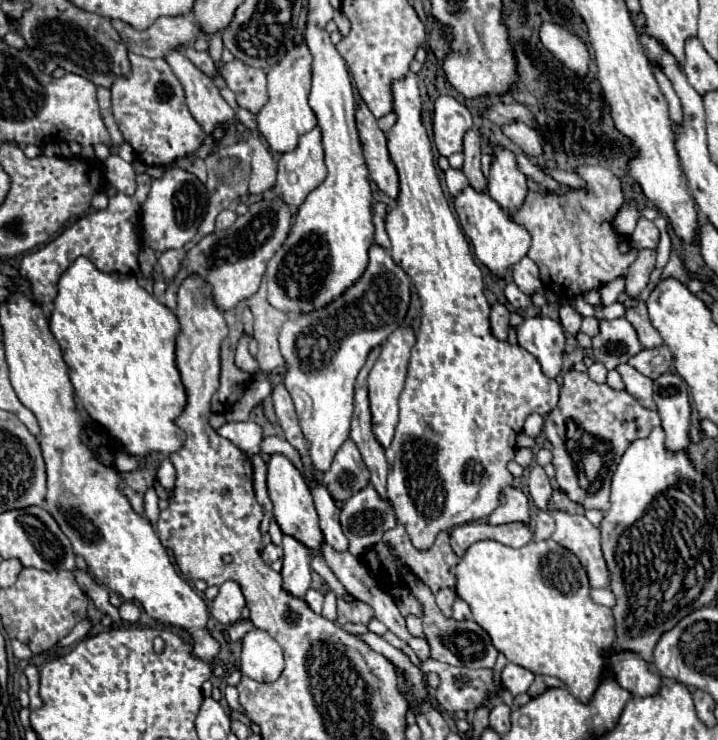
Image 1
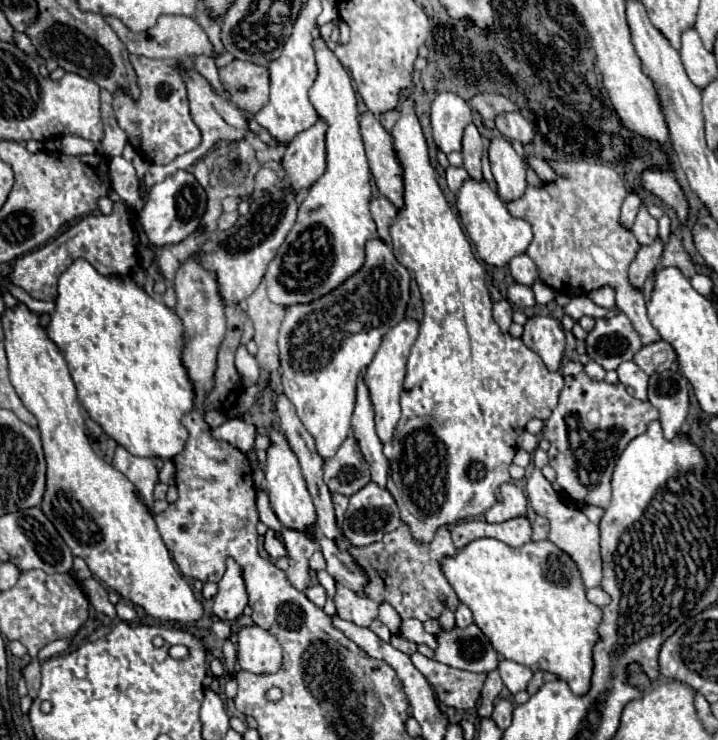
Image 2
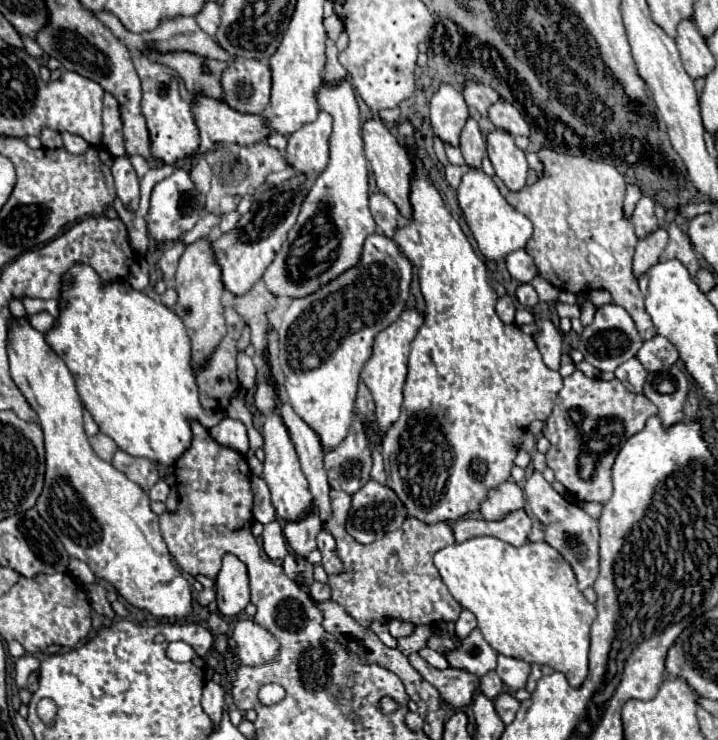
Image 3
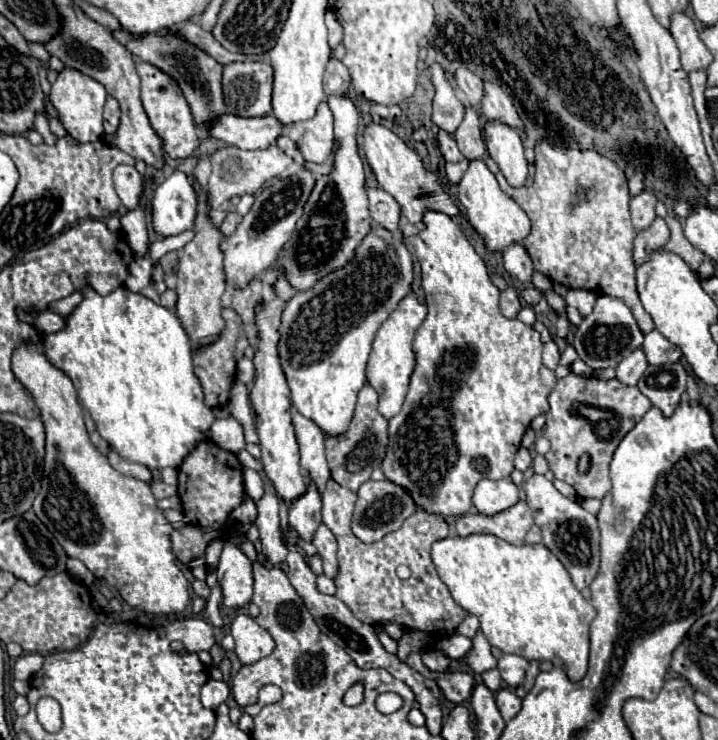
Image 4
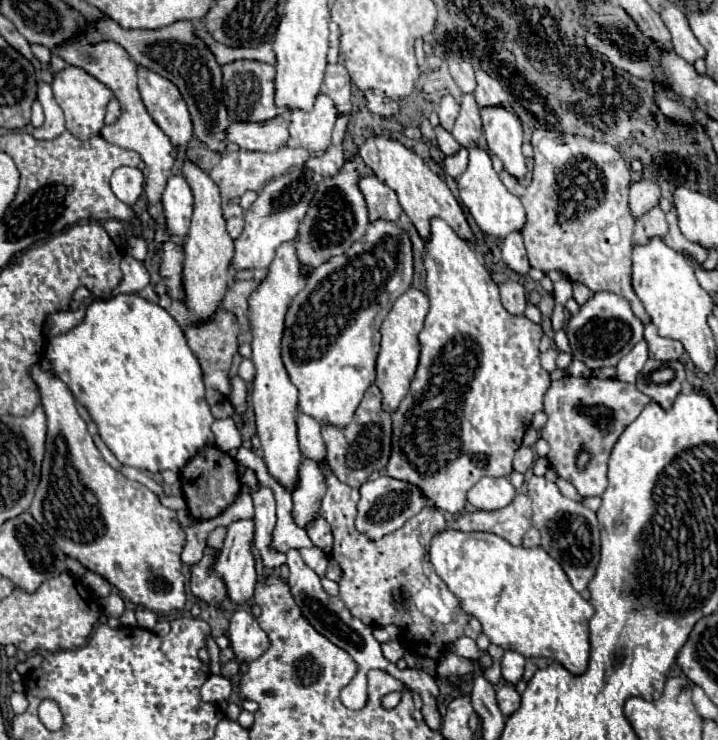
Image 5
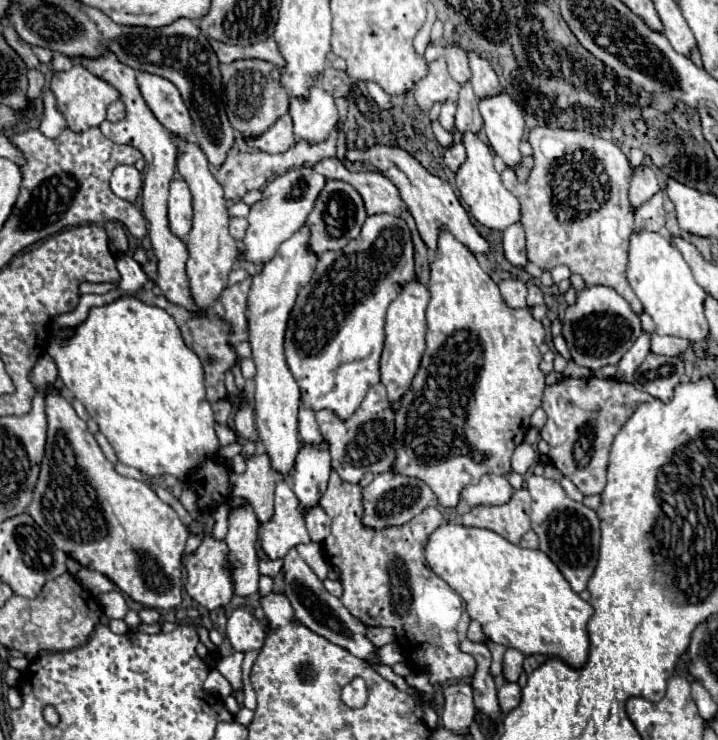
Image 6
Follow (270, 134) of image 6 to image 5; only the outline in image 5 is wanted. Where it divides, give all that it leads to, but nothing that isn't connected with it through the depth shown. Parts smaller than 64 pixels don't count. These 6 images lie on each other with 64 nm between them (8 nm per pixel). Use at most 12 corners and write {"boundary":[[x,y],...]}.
{"boundary":[[288,116],[266,124],[232,122],[228,140],[274,152],[290,140]]}

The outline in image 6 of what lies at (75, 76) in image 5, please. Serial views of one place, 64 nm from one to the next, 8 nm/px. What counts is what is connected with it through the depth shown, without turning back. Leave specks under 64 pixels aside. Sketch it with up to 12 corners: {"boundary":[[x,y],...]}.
{"boundary":[[80,62],[56,73],[50,89],[68,128],[106,120],[120,92]]}

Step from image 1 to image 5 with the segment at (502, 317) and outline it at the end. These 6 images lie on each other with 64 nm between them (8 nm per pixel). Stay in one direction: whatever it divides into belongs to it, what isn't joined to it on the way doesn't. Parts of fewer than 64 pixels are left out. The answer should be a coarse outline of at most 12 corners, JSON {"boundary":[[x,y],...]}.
{"boundary":[[518,282],[500,284],[502,304],[510,314],[526,308],[526,290]]}

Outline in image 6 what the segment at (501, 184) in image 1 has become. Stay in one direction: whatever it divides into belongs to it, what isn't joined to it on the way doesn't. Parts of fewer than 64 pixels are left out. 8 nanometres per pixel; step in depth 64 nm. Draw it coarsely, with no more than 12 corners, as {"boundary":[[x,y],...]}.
{"boundary":[[506,92],[480,98],[490,146],[510,168],[520,162],[522,110]]}

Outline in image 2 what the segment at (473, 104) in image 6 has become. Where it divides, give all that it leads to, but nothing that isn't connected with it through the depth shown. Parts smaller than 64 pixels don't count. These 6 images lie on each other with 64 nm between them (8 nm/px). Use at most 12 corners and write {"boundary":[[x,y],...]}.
{"boundary":[[474,124],[464,130],[464,168],[476,180],[480,172],[482,136]]}

